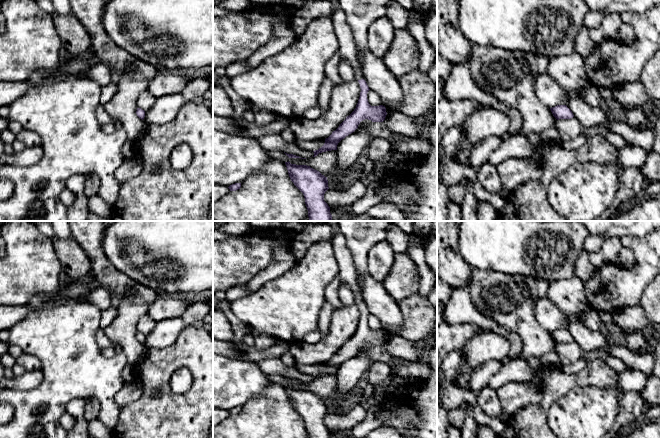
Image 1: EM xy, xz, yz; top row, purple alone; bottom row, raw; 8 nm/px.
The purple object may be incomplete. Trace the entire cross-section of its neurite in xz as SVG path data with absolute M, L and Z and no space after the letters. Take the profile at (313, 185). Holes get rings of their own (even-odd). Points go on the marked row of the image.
M289 161L285 164L291 181L304 195L309 221L332 221L330 207L324 201L324 194L329 189L327 177L307 165L291 164Z

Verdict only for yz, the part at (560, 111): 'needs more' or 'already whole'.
already whole

